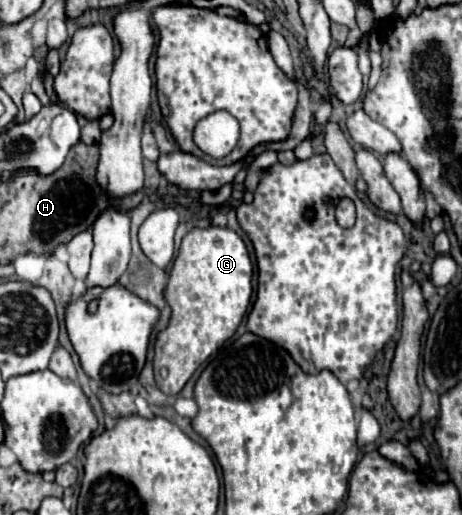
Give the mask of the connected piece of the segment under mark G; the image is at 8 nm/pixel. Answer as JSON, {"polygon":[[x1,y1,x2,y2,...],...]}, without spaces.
{"polygon":[[221,226,193,228,183,236,179,256,173,262,169,284,165,288,165,300,171,306,171,322,163,332,157,334,155,342,155,382,165,394,177,396,185,386,185,382,193,376,193,372,235,334,251,302,253,294,251,278,253,278,253,264,247,246,241,240,241,236,231,228,221,228]]}

